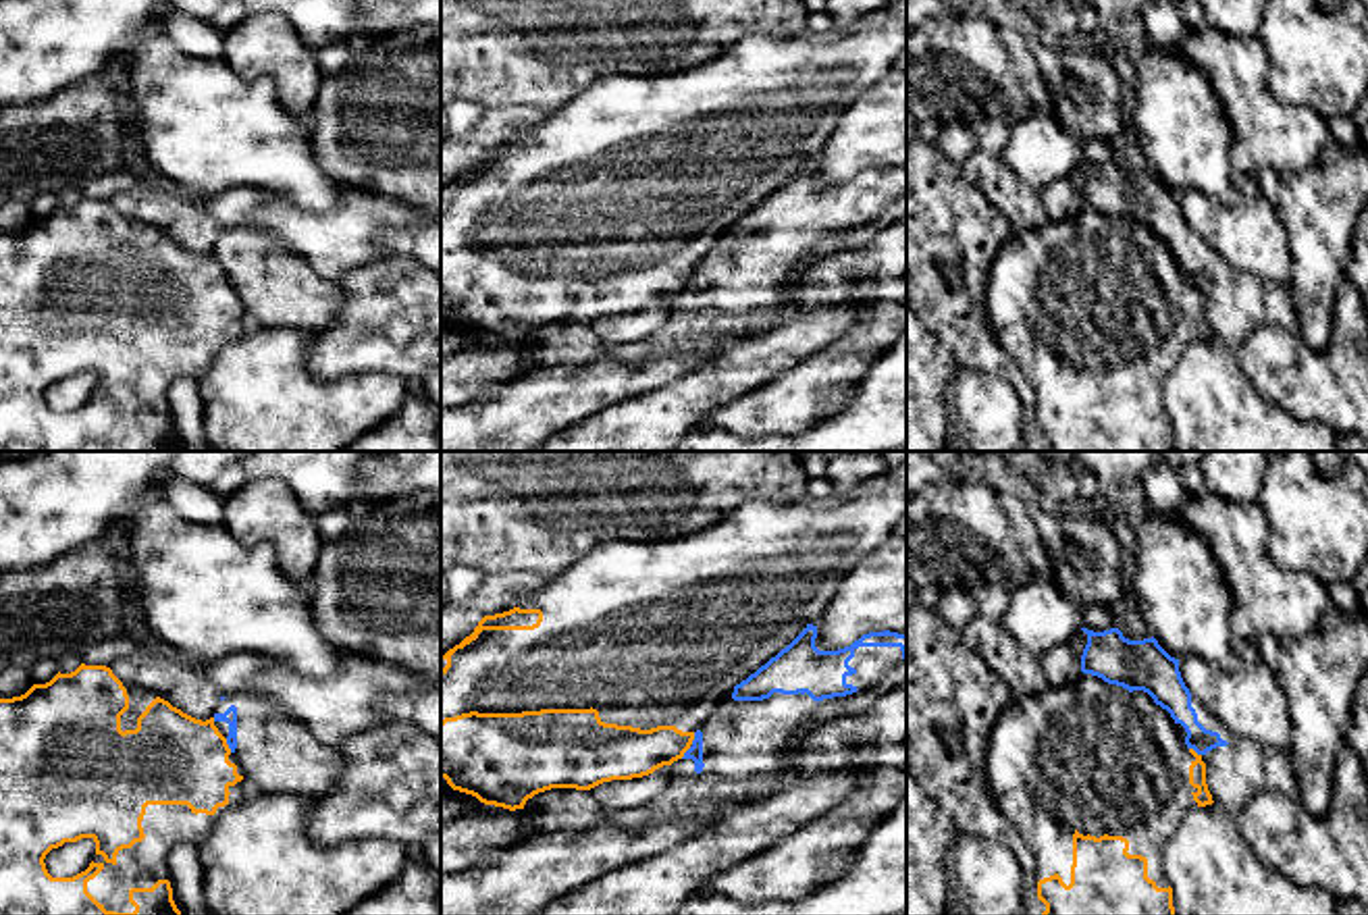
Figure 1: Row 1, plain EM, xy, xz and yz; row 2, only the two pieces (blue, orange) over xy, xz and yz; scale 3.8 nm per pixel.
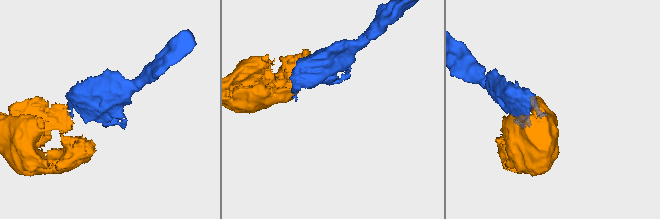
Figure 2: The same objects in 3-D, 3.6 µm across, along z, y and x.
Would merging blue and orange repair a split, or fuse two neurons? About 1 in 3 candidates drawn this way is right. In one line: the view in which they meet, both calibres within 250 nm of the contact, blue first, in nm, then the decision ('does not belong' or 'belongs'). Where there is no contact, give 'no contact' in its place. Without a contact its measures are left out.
meets blue in xy; 60 nm thick on the blue side, 360 nm on the other; does not belong

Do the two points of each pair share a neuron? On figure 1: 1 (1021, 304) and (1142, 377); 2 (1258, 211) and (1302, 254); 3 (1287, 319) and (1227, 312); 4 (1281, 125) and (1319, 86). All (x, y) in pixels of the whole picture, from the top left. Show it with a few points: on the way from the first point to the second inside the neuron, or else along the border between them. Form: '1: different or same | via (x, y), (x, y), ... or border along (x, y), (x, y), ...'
1: same | via (1030, 342), (1069, 383), (1105, 383)
2: different | border along (1263, 194), (1285, 233), (1290, 254), (1287, 285)
3: same | via (1273, 312), (1242, 312)
4: different | border along (1267, 69), (1279, 100), (1304, 102), (1325, 119)

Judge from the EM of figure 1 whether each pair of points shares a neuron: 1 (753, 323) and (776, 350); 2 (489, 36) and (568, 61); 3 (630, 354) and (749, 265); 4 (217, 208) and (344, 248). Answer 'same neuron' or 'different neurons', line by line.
1: different neurons
2: same neuron
3: same neuron
4: same neuron

